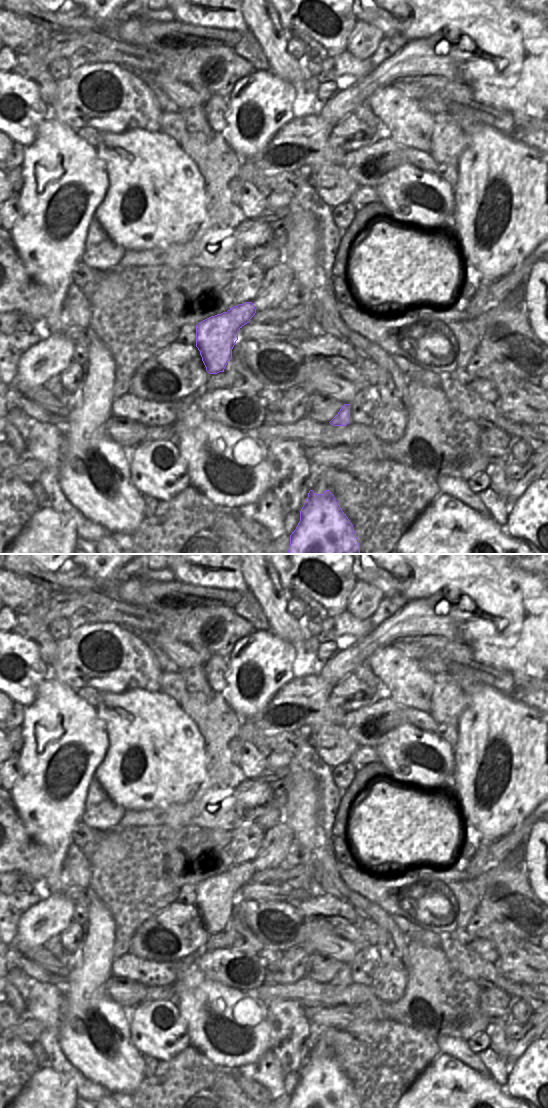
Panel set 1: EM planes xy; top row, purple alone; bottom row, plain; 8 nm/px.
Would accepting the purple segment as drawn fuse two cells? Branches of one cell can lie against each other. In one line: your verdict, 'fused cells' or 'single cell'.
single cell

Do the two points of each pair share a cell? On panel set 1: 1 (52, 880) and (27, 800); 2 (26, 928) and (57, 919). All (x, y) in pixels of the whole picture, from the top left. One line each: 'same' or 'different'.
1: same
2: same

